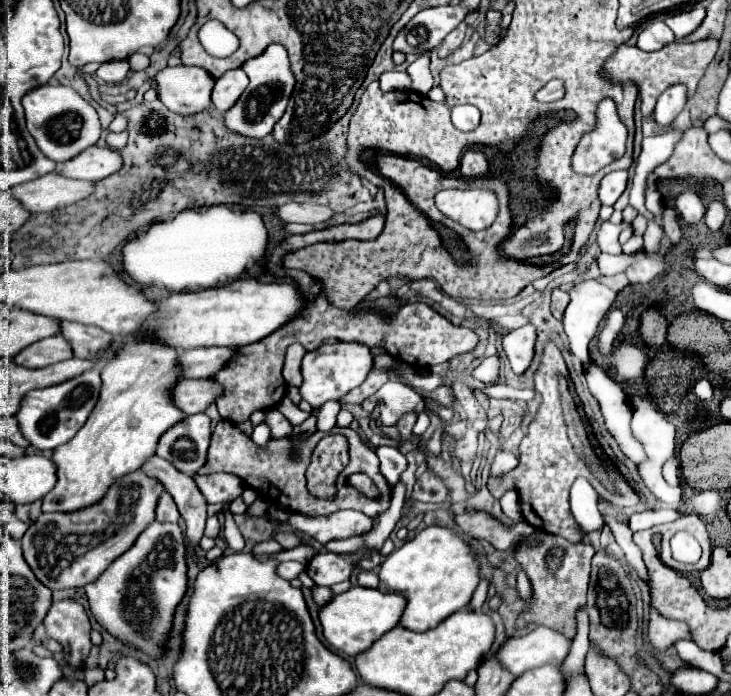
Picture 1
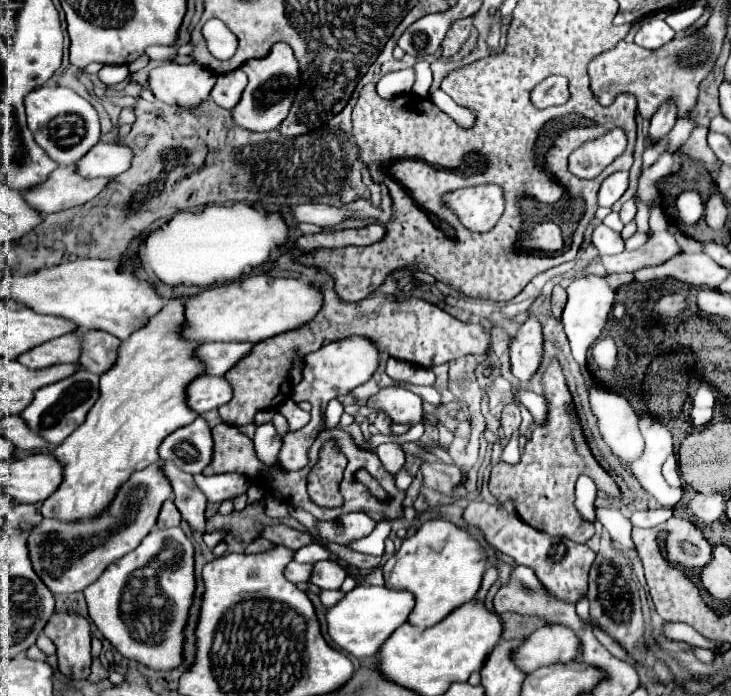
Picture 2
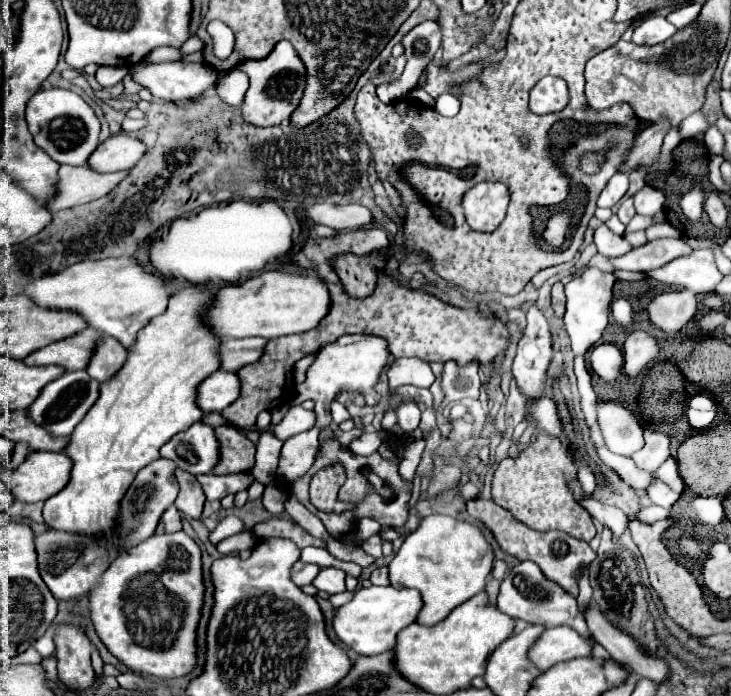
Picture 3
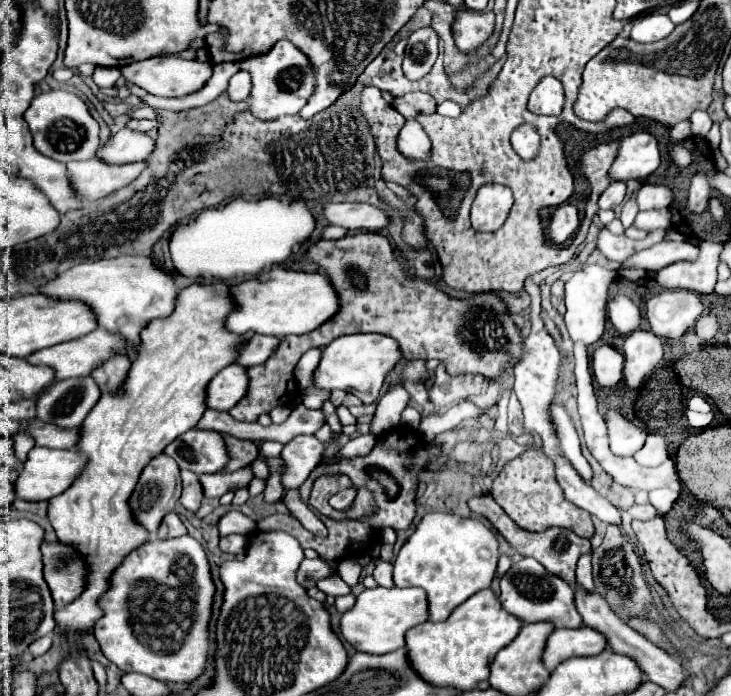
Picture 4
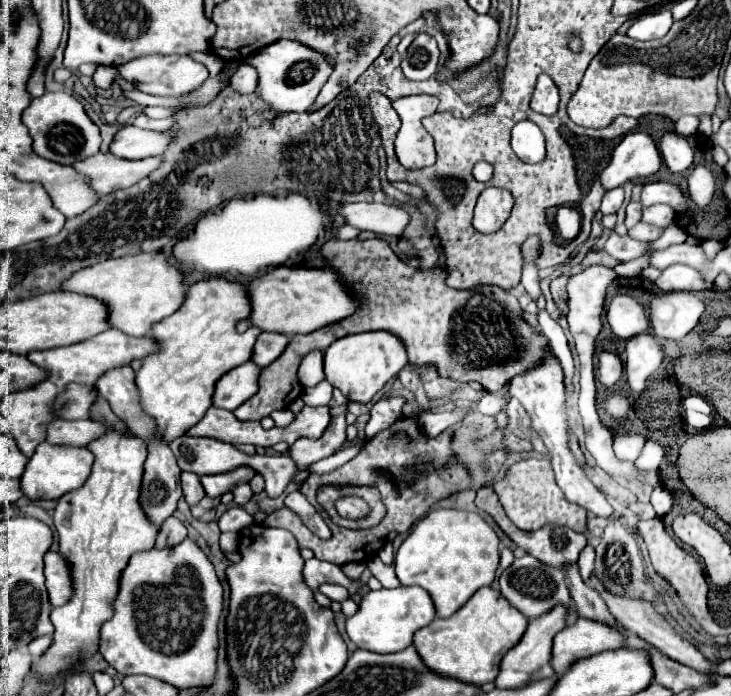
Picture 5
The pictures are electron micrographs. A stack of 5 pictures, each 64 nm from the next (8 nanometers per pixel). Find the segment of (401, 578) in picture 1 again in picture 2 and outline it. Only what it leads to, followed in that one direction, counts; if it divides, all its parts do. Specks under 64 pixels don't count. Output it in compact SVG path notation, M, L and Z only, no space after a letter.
M440 518L424 522L382 566L386 588L416 594L416 608L408 616L408 624L418 628L430 628L458 606L470 602L480 588L484 570L486 554L480 544L466 530Z

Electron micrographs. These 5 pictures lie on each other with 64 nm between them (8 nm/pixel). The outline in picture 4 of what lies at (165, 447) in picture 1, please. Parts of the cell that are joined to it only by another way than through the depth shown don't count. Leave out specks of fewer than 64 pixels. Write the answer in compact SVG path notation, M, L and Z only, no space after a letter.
M192 428L178 436L164 448L164 454L172 456L180 468L192 470L194 474L214 474L228 462L222 436L200 428Z

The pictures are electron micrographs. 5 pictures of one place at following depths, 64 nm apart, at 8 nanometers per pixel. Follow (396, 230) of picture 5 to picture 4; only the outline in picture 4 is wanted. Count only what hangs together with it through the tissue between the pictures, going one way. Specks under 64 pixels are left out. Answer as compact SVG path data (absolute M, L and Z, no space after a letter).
M326 204L322 208L322 218L332 226L346 228L348 232L380 232L388 226L388 216L384 214L384 210L370 204Z

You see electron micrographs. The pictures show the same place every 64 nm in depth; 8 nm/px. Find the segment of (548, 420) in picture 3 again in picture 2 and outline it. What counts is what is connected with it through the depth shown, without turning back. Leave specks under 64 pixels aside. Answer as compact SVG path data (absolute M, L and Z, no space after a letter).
M522 390L518 392L518 400L520 404L524 404L530 414L534 416L534 422L536 424L542 424L544 418L546 418L546 402L544 402L544 396L540 394L534 394L534 392L528 392L528 390Z

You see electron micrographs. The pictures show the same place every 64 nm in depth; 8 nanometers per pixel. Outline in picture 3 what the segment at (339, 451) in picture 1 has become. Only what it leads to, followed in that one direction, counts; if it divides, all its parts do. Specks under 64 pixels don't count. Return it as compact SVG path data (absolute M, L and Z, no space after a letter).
M330 464L316 472L310 482L310 502L322 512L344 512L352 506L338 500L338 490L344 484L346 474L342 464Z

